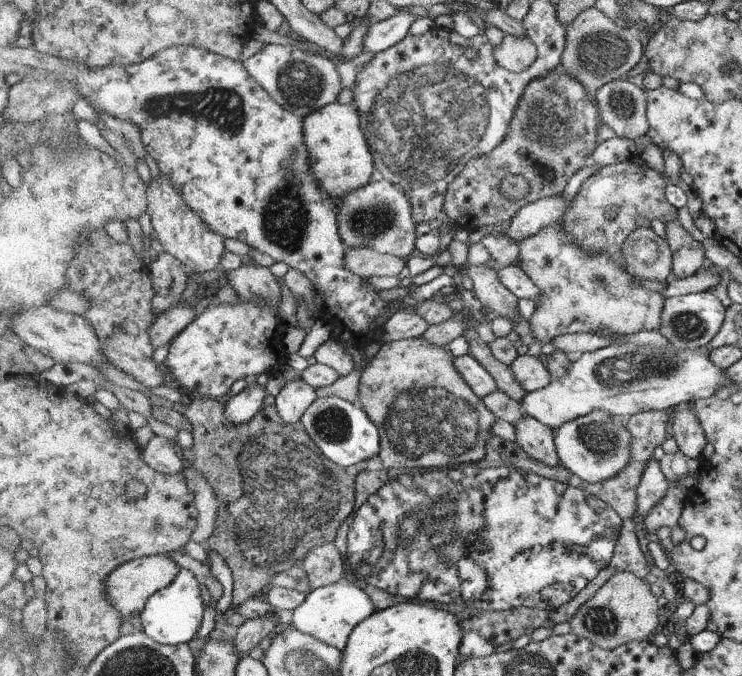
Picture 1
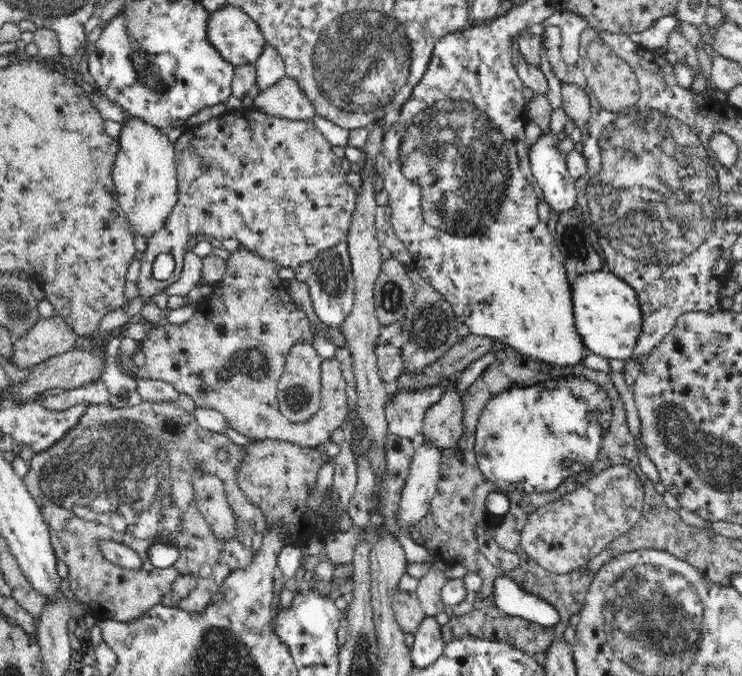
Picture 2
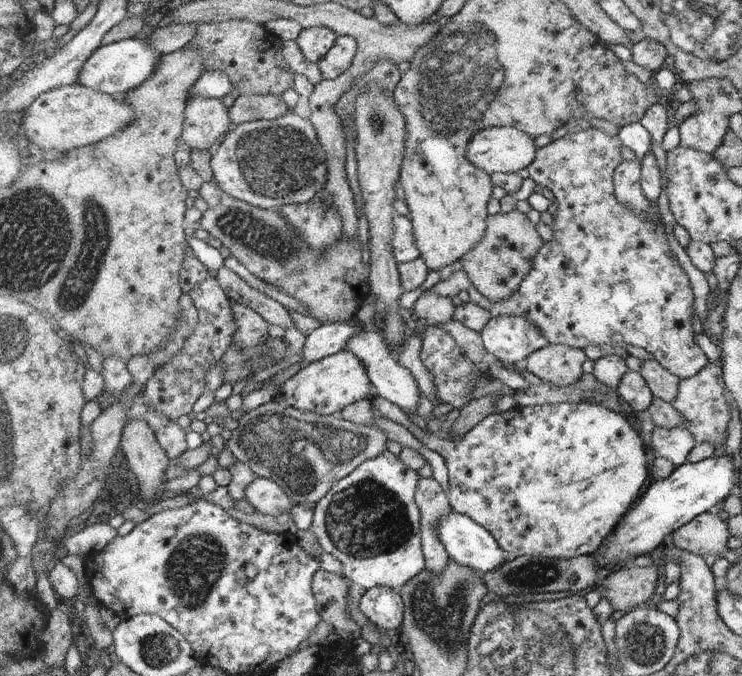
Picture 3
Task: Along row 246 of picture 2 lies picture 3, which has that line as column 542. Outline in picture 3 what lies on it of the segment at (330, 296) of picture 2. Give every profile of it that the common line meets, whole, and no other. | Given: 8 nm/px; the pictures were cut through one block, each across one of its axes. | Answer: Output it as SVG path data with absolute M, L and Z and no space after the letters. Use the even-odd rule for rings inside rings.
M524 316L492 318L480 337L490 357L510 365L522 365L534 352L549 345L546 336Z

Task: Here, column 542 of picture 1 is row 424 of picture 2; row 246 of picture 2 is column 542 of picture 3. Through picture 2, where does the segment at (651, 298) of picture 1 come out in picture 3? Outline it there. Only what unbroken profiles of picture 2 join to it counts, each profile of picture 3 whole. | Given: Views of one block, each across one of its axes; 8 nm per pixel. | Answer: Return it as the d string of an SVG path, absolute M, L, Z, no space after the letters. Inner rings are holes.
M517 209L488 217L484 239L469 254L462 256L462 268L471 284L490 302L502 302L514 294L532 268L532 260L544 241L526 214Z

